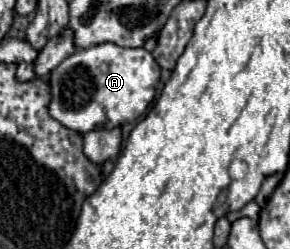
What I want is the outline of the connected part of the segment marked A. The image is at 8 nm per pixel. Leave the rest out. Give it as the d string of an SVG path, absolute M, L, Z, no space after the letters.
M98 44L74 50L48 76L52 100L48 112L62 126L86 134L96 128L116 128L138 120L156 96L160 66L144 48L122 48L116 44Z

